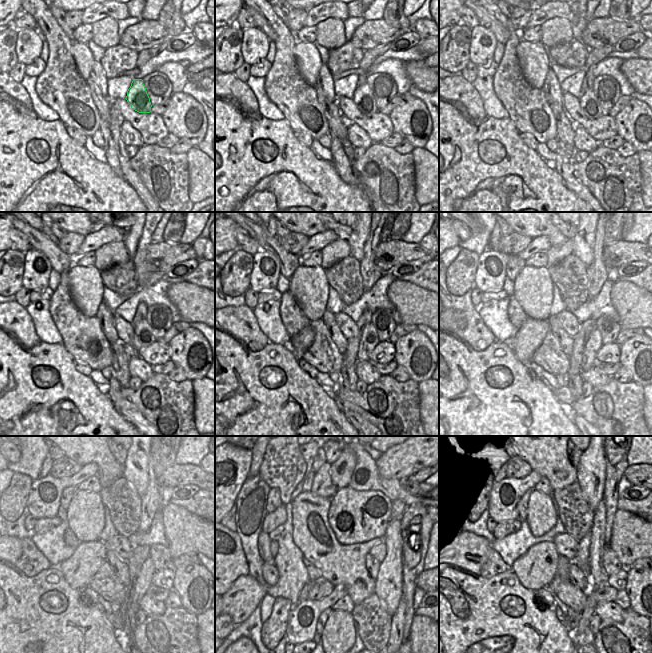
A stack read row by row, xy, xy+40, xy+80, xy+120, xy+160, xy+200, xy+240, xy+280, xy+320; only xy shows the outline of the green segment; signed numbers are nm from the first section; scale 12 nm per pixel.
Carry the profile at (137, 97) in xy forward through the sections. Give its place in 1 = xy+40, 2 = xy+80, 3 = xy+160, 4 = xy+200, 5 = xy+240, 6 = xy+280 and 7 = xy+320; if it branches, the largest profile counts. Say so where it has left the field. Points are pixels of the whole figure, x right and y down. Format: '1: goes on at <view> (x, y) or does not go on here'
1: goes on at xy+40 (363, 98)
2: goes on at xy+80 (589, 104)
3: goes on at xy+160 (369, 340)
4: goes on at xy+200 (594, 343)
5: goes on at xy+240 (143, 581)
6: goes on at xy+280 (367, 581)
7: goes on at xy+320 (582, 637)

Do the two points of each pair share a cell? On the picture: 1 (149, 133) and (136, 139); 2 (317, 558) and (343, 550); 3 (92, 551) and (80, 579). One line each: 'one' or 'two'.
1: two
2: two
3: one

